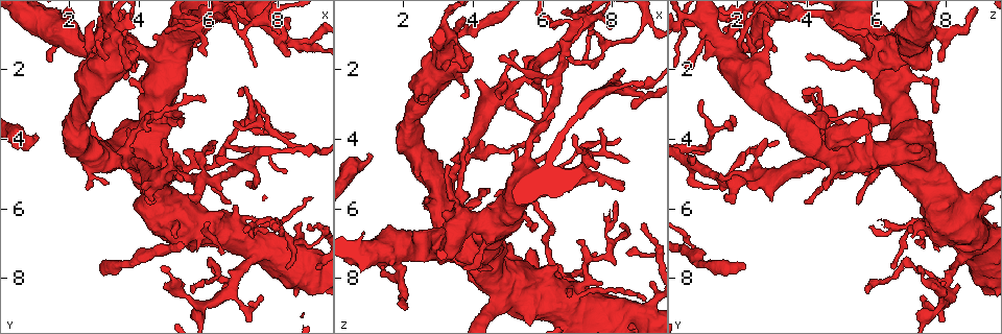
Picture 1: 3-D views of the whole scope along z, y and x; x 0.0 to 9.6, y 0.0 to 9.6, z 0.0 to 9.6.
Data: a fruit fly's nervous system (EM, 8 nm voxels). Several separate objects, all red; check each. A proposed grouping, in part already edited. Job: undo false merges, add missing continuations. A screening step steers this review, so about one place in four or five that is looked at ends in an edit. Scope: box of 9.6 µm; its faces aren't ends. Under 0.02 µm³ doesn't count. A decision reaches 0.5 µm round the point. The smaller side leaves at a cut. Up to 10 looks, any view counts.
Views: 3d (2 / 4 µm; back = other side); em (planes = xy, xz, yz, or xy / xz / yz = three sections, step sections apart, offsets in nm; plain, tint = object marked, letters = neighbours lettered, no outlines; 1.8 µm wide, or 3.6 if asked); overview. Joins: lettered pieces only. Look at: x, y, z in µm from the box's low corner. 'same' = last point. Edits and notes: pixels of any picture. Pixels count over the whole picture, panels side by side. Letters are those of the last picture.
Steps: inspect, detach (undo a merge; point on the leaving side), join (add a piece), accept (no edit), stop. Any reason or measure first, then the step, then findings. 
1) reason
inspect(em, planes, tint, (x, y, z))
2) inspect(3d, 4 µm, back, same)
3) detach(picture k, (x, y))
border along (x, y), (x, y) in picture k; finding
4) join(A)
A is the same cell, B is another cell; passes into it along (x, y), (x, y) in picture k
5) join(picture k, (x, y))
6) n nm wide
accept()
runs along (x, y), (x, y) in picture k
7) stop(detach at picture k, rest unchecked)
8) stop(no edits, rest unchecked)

thin end
inspect(em, yz, step 4, letters, (4.70, 3.95, 2.80))

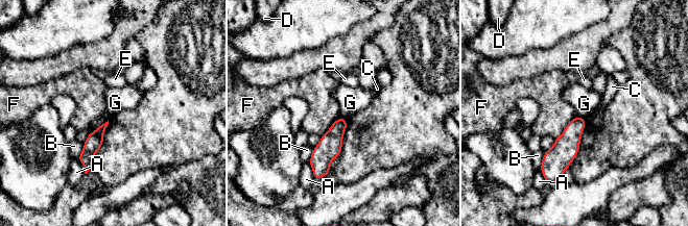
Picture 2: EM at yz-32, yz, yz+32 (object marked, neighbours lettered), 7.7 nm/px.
cut it another way
inspect(em, xy, step 16, letters, same)

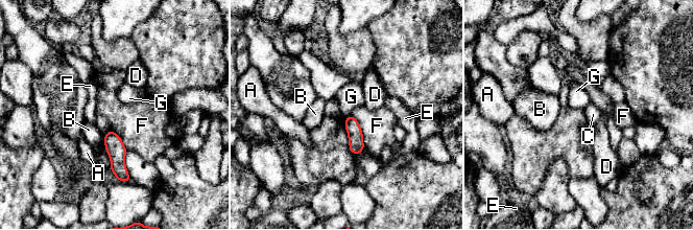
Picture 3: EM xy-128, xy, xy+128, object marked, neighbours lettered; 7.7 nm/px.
F touches over 280 nm
accept()
A, B, C, D, E, F and G are other cells; border along (351, 114), (345, 118) in picture 3; no lettered piece goes on from it

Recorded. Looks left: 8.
branch stops here
inspect(3d, 2 µm, (5.05, 6.80, 7.05))

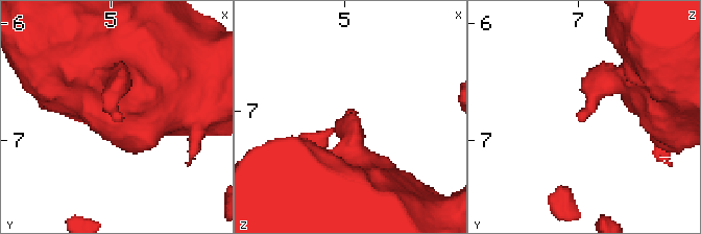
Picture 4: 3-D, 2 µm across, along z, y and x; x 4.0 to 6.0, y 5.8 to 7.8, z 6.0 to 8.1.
inspect(em, xz, step 8, tint, (5.06, 6.86, 7.04))

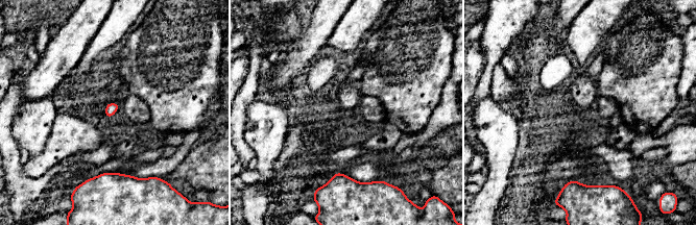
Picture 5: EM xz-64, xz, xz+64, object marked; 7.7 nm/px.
cut it another way
inspect(em, planes, letters, same)

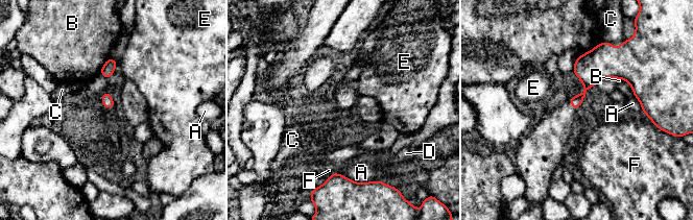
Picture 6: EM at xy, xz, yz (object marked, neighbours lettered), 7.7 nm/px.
accept()
A, B, C, D, E and F are other cells; border along (617, 78), (602, 78), (596, 84) in picture 6; no lettered piece goes on from it

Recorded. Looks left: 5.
inspect(3d, 4 µm, (2.85, 4.50, 5.05))

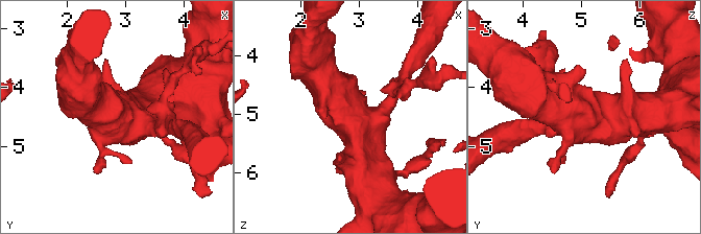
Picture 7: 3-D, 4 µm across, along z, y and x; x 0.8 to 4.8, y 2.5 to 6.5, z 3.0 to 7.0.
inspect(em, 3.6 µm, planes, letters, (2.95, 4.45, 5.10))

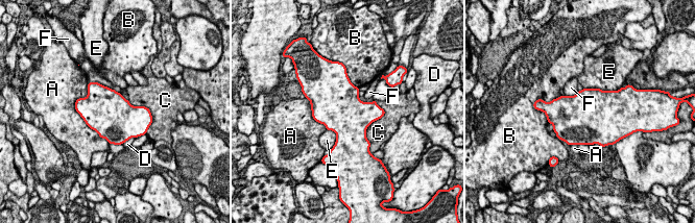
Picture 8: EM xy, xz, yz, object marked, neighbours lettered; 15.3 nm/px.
accept()
A, B, C, D, E and F are other cells; border along (578, 91), (574, 95), (564, 95) in picture 8; one neuron here

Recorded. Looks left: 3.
branch stops here
inspect(3d, 2 µm, (1.05, 3.85, 4.45))

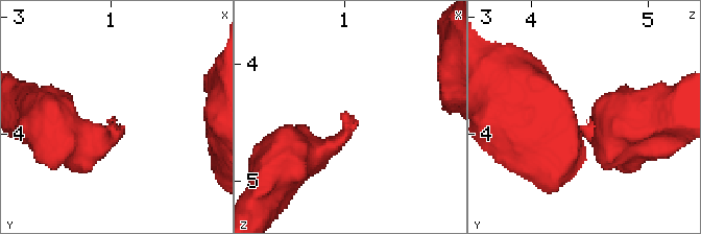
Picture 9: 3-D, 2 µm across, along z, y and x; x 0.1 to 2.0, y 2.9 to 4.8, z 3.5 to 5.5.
inspect(em, xy, step 16, tint, (1.00, 3.92, 4.44))

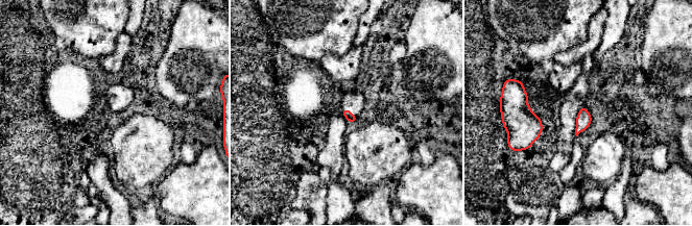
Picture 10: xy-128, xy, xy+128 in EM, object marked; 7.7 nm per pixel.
another direction
inspect(em, planes, letters, same)

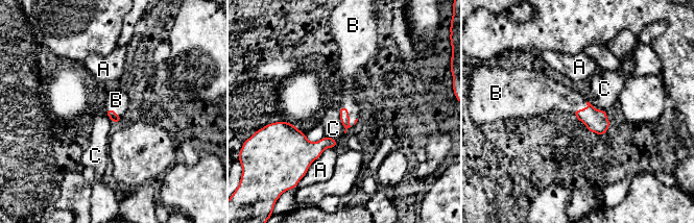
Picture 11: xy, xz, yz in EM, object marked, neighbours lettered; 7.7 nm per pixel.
join(B)
B is the same cell, A and C are other cells; passes into it along (344, 119), (348, 114), (350, 99) in picture 11; the neuron continues

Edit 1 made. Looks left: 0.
stop(join at picture 11, rest unchecked)

